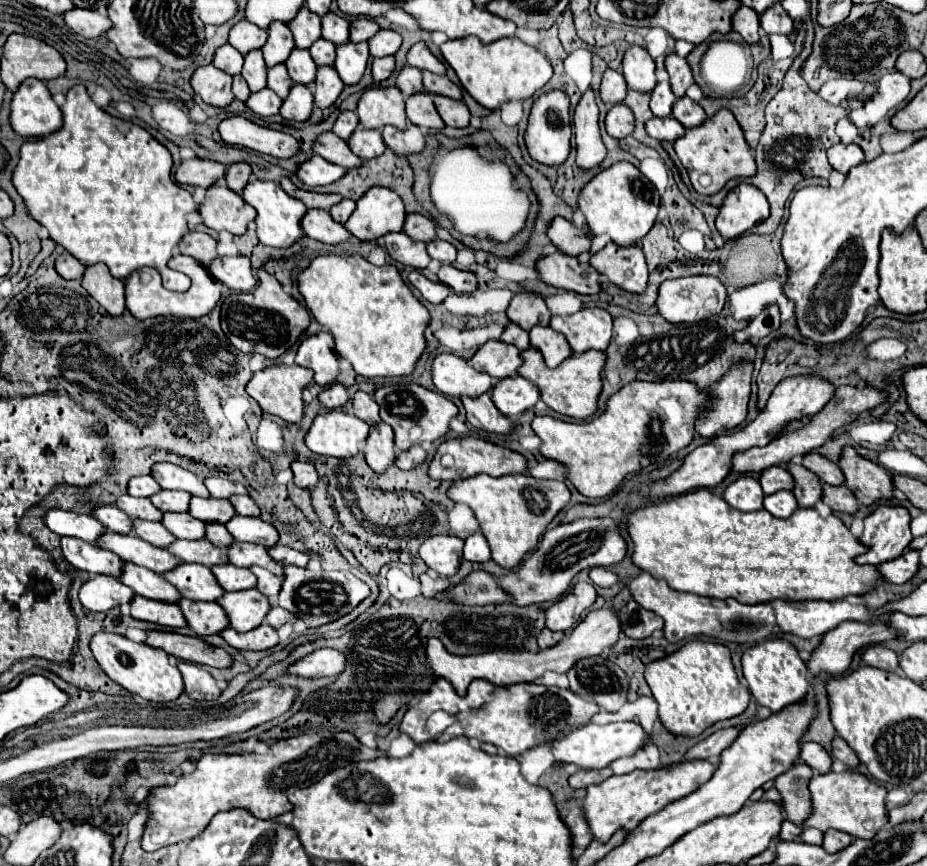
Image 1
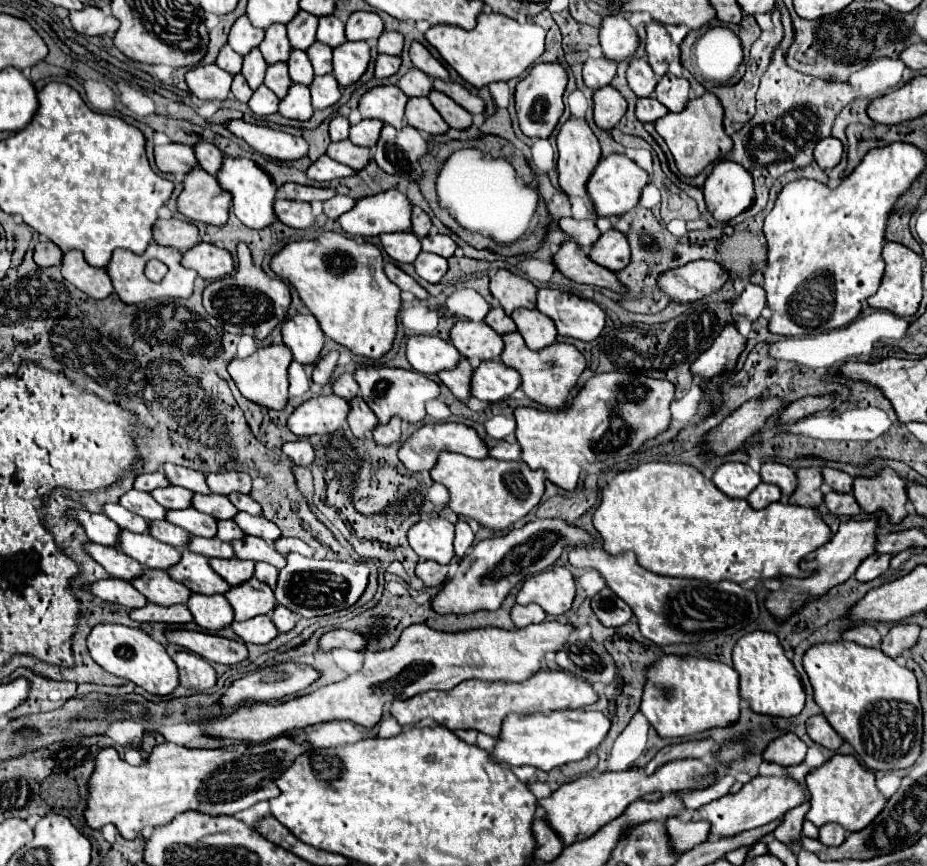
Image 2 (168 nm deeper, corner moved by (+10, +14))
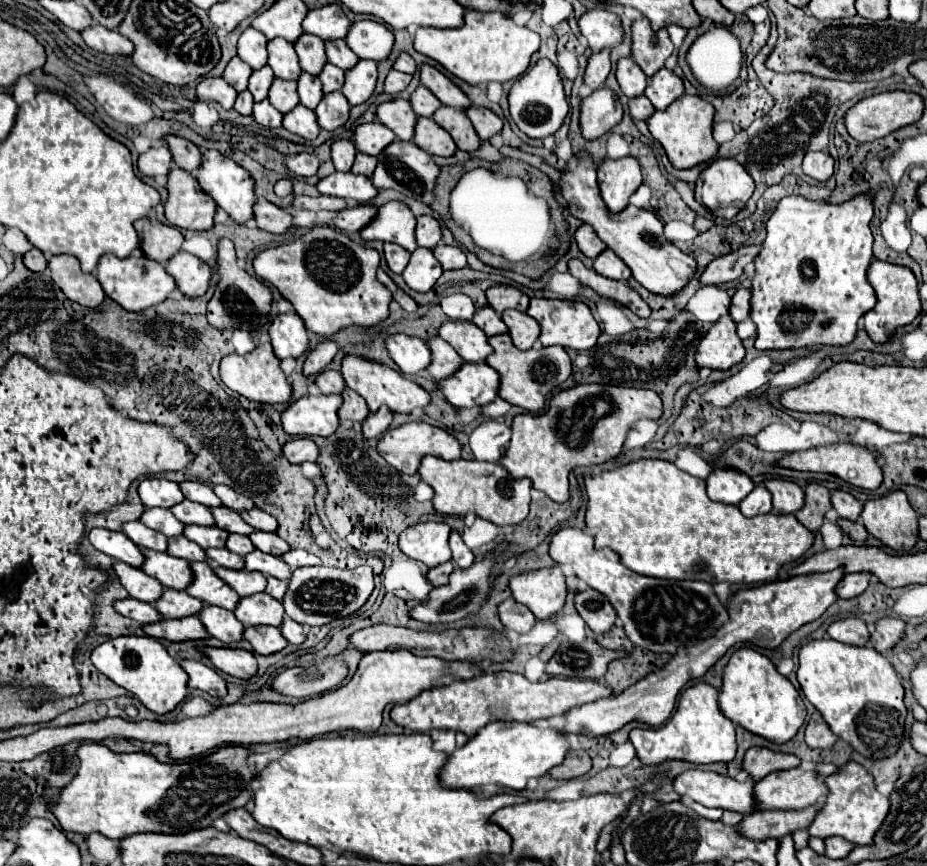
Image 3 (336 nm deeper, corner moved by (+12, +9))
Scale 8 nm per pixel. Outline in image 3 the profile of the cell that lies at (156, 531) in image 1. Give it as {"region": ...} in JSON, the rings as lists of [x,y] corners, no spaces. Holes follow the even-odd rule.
{"region":[[[171,536],[167,540],[167,552],[171,556],[177,556],[177,558],[185,558],[185,560],[207,560],[205,558],[205,552],[201,546],[197,546],[195,542],[187,540],[185,536]]]}

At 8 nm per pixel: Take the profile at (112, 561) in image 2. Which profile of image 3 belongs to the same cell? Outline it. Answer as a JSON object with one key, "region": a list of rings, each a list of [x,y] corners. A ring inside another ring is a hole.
{"region":[[[115,562],[113,572],[117,574],[117,578],[121,580],[123,588],[129,592],[131,598],[137,598],[143,602],[155,602],[163,592],[161,582],[157,582],[155,578],[149,578],[143,570],[133,568],[125,562]]]}

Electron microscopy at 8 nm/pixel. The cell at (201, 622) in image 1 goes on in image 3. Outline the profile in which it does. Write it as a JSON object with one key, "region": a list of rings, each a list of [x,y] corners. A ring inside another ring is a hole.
{"region":[[[203,606],[197,614],[197,618],[203,622],[205,630],[215,636],[217,640],[229,644],[243,638],[245,626],[235,618],[233,612],[221,610],[217,606]]]}

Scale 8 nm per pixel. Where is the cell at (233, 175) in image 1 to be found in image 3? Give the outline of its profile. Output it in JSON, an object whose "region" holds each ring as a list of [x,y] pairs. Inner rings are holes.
{"region":[[[165,136],[165,142],[167,142],[167,146],[173,154],[175,164],[181,166],[183,170],[193,172],[193,170],[197,170],[197,166],[201,166],[203,154],[193,142],[189,142],[185,138],[179,138],[179,136]]]}

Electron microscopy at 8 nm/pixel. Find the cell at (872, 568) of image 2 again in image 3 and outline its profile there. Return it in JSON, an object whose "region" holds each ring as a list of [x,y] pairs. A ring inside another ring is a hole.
{"region":[[[845,574],[841,584],[837,586],[837,596],[839,598],[853,598],[869,588],[871,574]]]}

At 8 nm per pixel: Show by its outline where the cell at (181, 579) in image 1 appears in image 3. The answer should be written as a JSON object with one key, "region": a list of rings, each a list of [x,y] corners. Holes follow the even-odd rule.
{"region":[[[191,562],[193,582],[185,588],[185,592],[205,604],[221,606],[227,610],[235,610],[239,602],[239,594],[233,592],[221,578],[217,578],[209,566],[209,562]]]}

